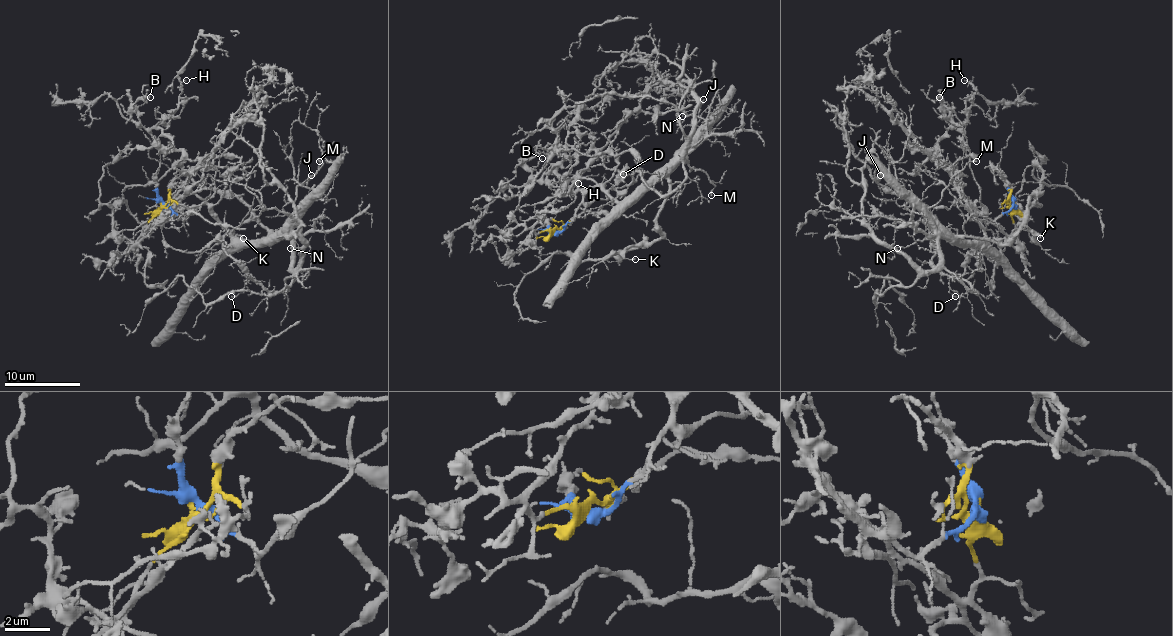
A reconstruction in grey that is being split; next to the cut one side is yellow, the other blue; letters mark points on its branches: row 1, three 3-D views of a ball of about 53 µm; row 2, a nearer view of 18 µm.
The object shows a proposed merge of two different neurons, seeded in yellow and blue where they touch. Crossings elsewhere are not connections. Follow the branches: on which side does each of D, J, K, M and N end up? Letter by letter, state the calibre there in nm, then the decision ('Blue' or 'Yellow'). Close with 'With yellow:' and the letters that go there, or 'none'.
D: Thickness 100 nm. Blue
J: Thickness 130 nm. Blue
K: Thickness 140 nm. Blue
M: Thickness 170 nm. Blue
N: Thickness 110 nm. Blue
With yellow: none

